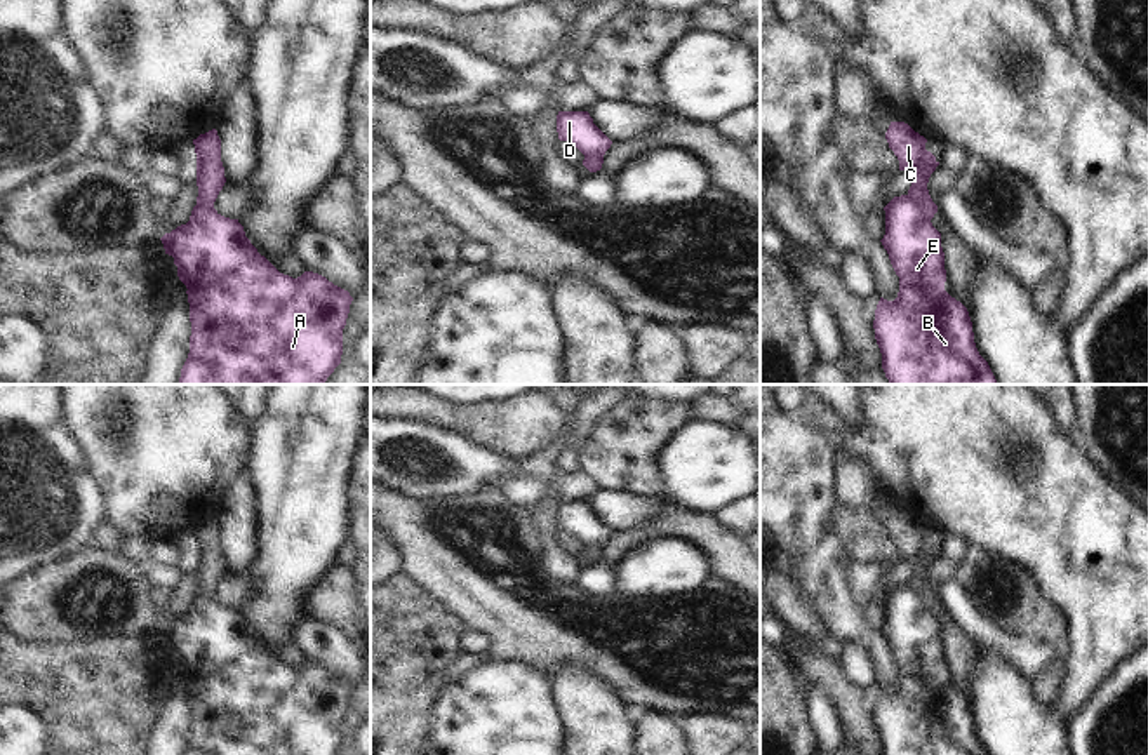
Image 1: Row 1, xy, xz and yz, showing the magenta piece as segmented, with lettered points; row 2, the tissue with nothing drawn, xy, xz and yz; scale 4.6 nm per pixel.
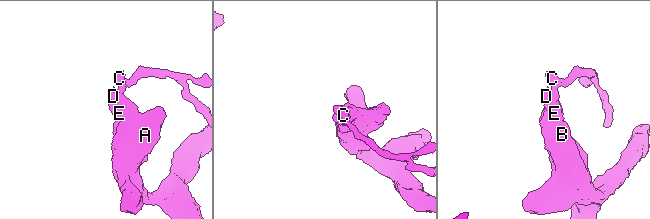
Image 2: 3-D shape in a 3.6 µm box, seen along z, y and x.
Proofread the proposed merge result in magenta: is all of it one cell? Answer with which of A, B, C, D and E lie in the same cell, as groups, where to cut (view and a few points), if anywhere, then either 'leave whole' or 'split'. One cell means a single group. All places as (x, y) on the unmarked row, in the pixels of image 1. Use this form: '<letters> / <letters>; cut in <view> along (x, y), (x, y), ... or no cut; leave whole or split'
A B D E / C; cut in yz along (907, 585), (929, 611); split

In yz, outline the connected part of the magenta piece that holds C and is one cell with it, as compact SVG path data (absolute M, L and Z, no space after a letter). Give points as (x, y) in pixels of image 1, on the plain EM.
M891 511L885 529L899 550L899 560L911 564L908 588L931 611L938 602L938 595L929 585L927 572L939 551L931 541L925 539L927 529L904 511Z

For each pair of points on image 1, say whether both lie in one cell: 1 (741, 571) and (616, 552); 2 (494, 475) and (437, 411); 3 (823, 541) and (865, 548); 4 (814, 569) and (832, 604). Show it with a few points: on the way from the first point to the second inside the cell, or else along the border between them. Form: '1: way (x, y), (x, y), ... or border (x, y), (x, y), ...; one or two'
1: way (710, 540), (698, 527), (654, 527), (647, 531); one
2: border (414, 420), (454, 428), (491, 449); two
3: border (834, 505), (832, 526), (844, 554), (851, 561); two
4: way (821, 578), (828, 595); one

